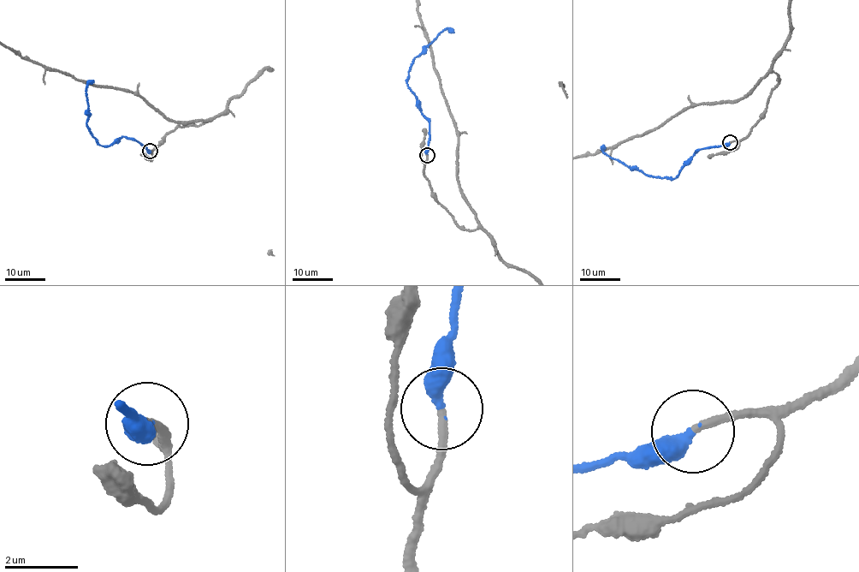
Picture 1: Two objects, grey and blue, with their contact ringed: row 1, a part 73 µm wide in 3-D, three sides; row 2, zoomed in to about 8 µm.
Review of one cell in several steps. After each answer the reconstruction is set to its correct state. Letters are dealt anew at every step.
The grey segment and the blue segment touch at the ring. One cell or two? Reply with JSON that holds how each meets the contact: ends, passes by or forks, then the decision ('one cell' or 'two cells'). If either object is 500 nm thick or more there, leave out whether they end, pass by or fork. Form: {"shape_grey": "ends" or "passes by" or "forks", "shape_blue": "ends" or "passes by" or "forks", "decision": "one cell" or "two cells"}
{"shape_grey": "ends", "shape_blue": "ends", "decision": "one cell"}

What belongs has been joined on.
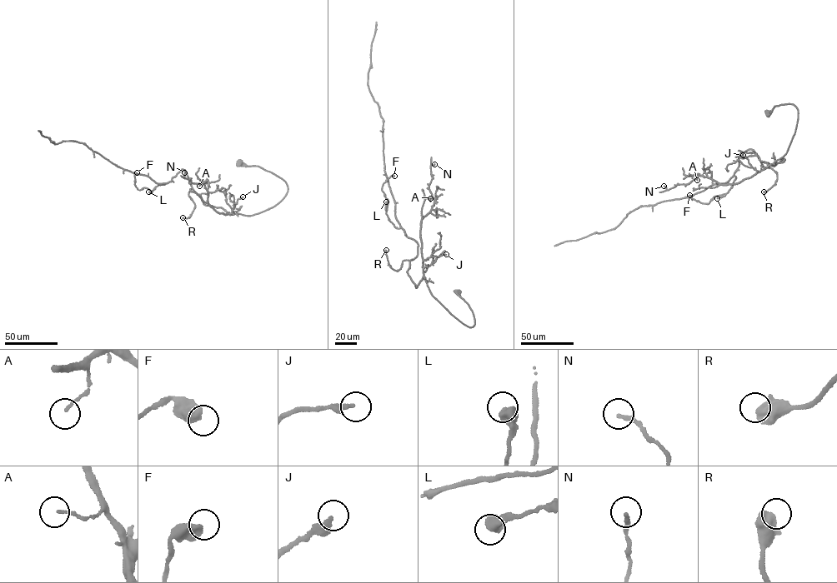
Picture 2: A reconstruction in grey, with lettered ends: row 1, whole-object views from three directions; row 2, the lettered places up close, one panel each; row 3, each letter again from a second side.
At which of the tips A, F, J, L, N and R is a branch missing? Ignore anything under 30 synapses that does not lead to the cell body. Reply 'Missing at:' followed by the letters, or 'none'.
Missing at: none

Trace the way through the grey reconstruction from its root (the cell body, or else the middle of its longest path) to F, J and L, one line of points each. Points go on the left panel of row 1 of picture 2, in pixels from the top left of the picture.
F: (239, 162), (285, 181), (283, 199), (230, 214), (203, 204), (183, 169), (152, 191), (136, 187), (137, 172)
J: (239, 162), (271, 172), (285, 181), (288, 188), (281, 201), (263, 211), (248, 216), (229, 213), (243, 196)
L: (239, 162), (285, 181), (283, 199), (252, 215), (228, 213), (203, 204), (182, 169), (148, 191)

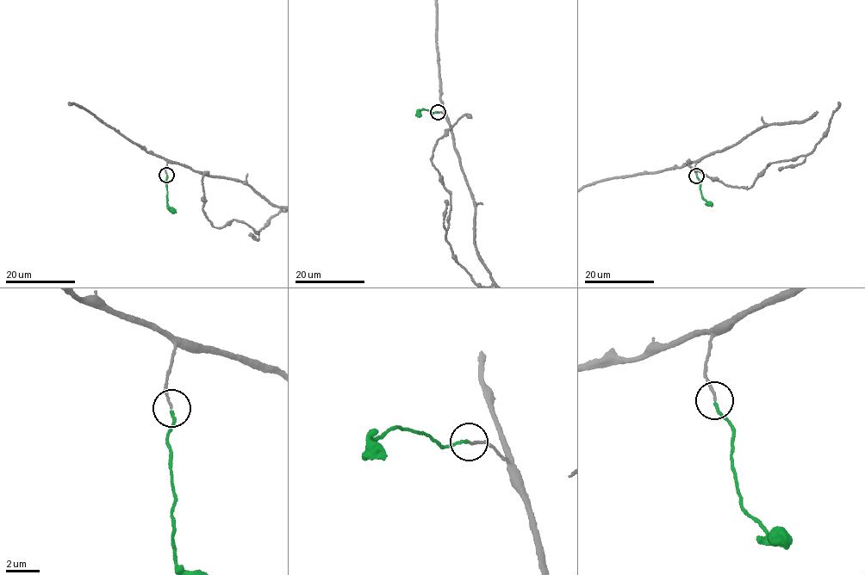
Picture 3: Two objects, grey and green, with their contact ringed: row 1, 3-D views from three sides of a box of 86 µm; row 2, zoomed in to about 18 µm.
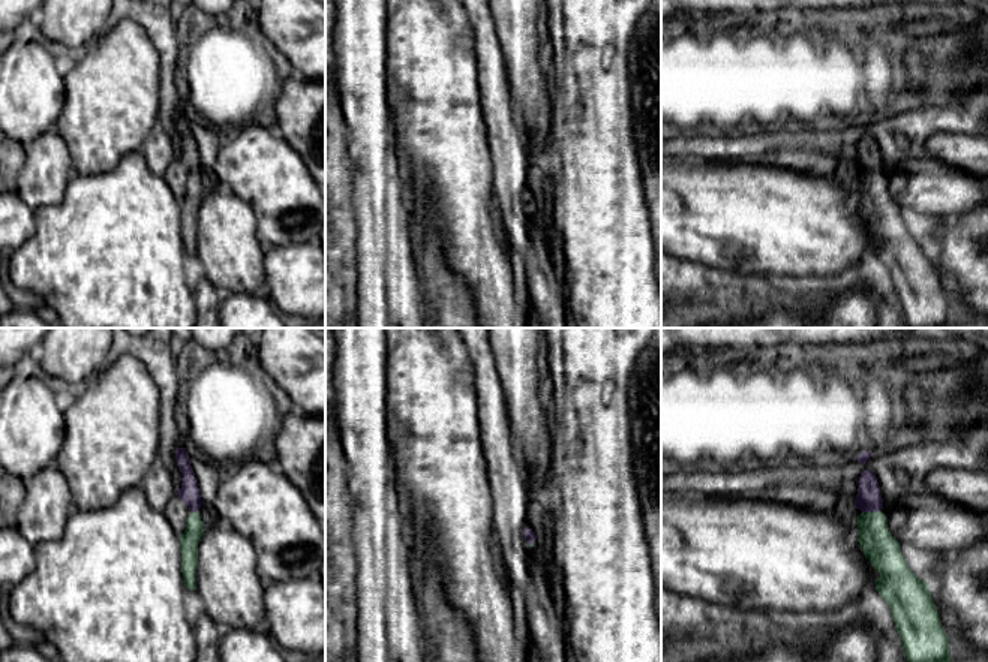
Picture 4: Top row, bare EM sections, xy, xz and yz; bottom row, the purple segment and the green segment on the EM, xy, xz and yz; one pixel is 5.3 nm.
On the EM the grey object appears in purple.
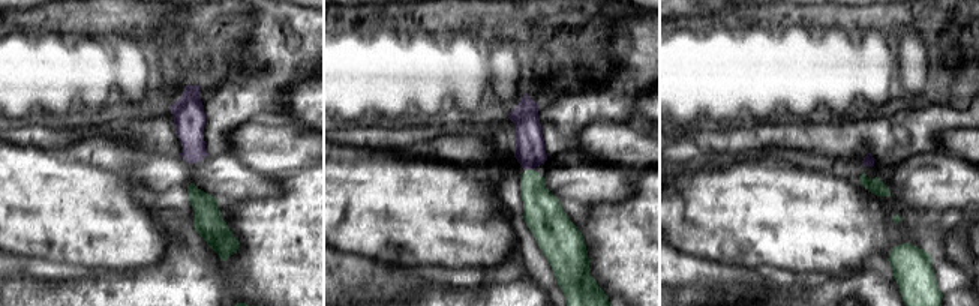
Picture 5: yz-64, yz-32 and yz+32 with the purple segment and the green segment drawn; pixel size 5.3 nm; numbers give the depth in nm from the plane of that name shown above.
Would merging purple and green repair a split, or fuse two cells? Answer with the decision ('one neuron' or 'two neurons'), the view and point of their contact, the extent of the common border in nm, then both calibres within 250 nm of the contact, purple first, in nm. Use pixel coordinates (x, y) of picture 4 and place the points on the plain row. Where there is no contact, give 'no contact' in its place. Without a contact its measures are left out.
one neuron; contact yz (871, 175); length 110 nm; calibres 140 and 180 nm

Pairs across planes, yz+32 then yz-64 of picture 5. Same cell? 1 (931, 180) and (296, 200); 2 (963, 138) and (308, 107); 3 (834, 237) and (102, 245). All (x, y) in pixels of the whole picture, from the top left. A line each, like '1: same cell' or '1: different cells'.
1: different cells
2: different cells
3: same cell

